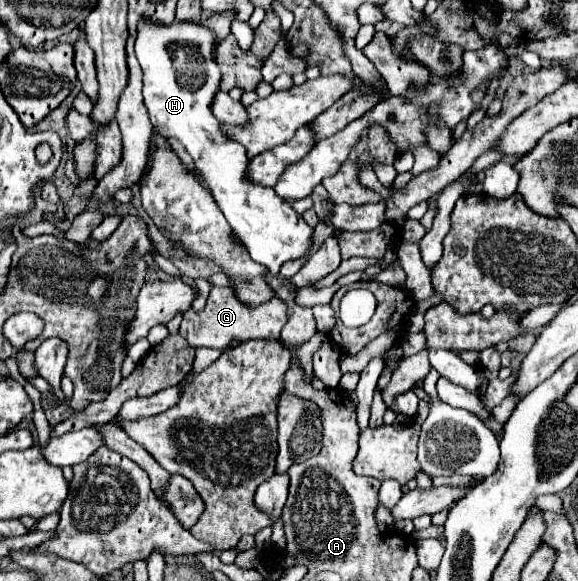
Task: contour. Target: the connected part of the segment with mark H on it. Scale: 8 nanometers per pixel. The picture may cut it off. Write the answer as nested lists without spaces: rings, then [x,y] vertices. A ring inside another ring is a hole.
[[[142,23],[142,27],[138,27],[136,57],[144,71],[144,103],[154,131],[184,143],[194,159],[196,173],[210,185],[216,205],[242,239],[250,257],[268,267],[272,275],[276,275],[286,261],[306,257],[314,241],[314,229],[290,203],[278,199],[272,187],[258,187],[244,177],[248,165],[244,147],[226,139],[218,119],[212,115],[210,107],[220,85],[220,71],[214,59],[214,33],[196,23],[174,23],[174,27],[150,27],[150,23]],[[176,49],[182,49],[188,57],[188,79],[186,75],[180,77],[172,73],[172,53]]]

